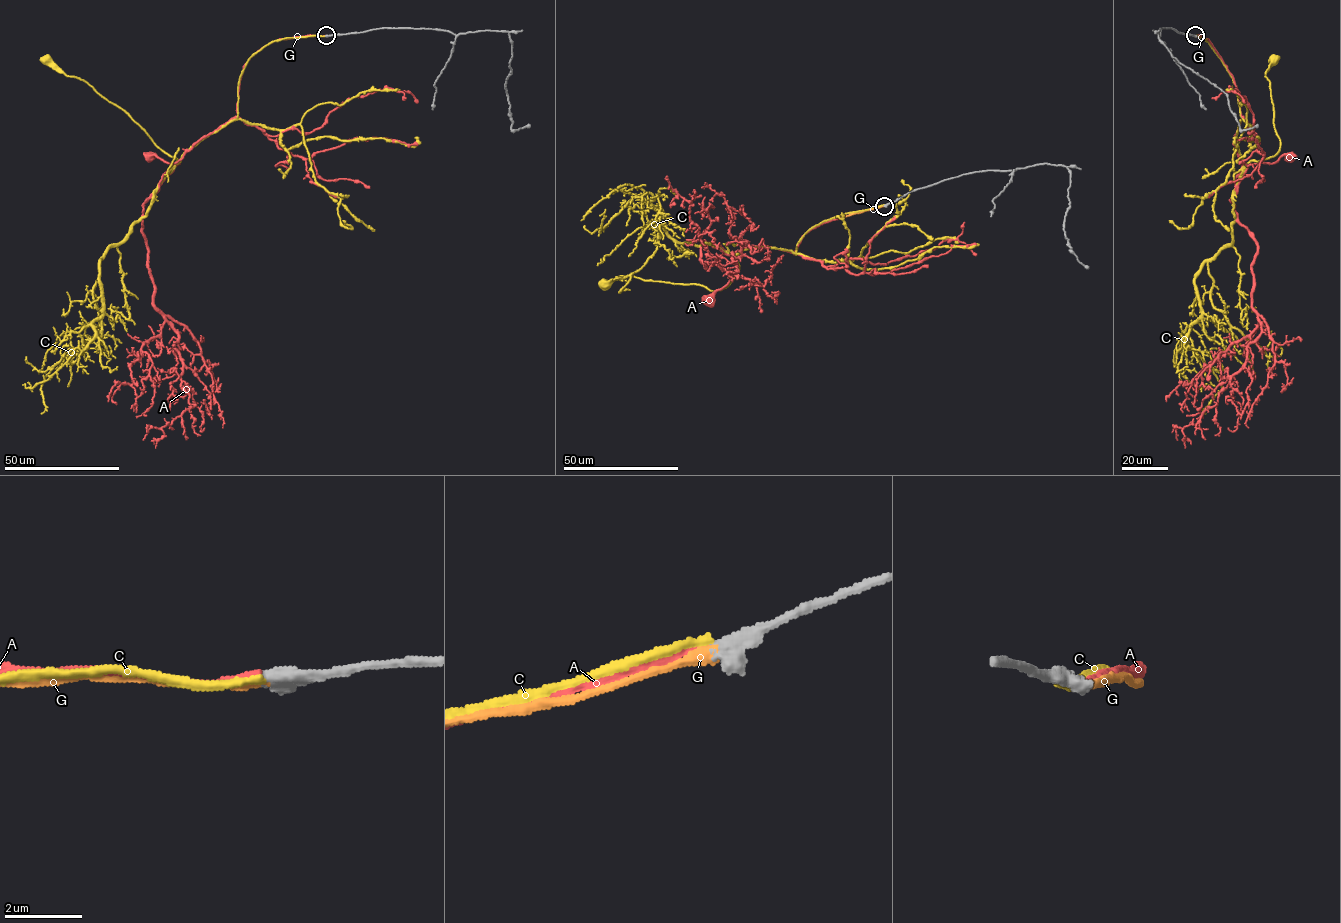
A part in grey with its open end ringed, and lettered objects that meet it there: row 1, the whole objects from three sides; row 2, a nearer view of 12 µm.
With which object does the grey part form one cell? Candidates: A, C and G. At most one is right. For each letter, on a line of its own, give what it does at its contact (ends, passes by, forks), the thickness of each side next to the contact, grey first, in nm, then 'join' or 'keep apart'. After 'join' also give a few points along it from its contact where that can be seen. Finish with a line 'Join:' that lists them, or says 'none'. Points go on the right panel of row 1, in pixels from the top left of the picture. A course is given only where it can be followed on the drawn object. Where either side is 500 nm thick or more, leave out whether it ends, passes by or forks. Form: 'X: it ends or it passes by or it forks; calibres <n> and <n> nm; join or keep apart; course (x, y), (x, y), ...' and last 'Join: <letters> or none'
A: calibres 500 and 190 nm; keep apart
C: calibres 550 and 190 nm; keep apart
G: calibres 600 and 320 nm; join; course (1195, 36), (1207, 39)
Join: G

